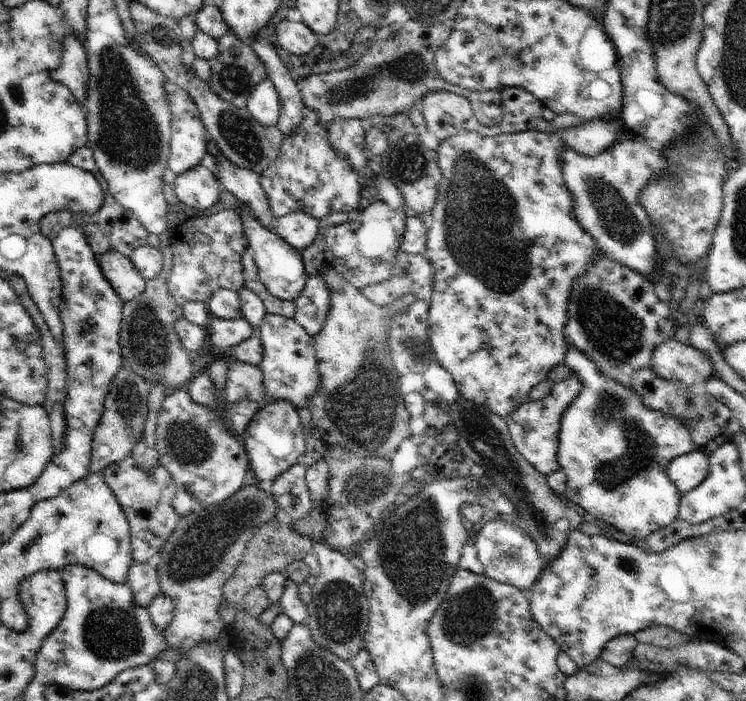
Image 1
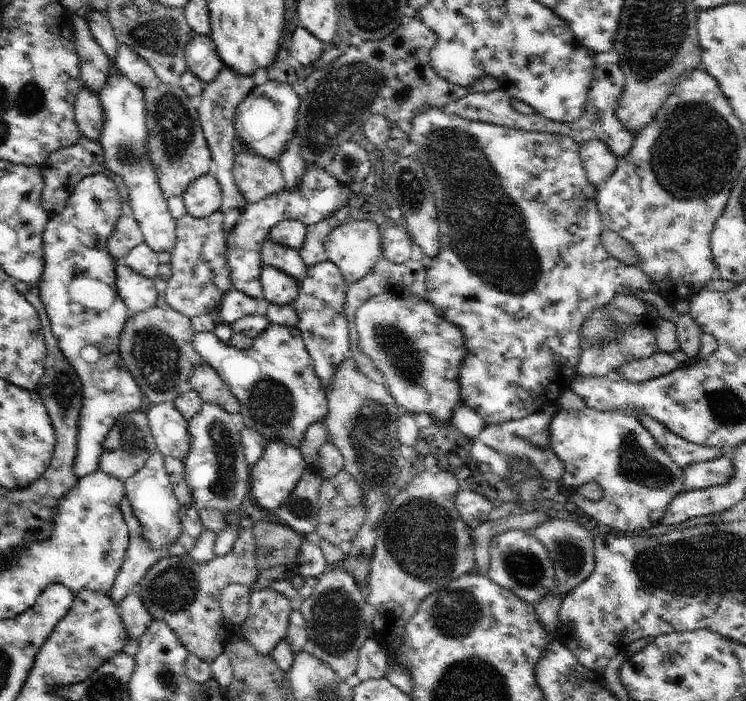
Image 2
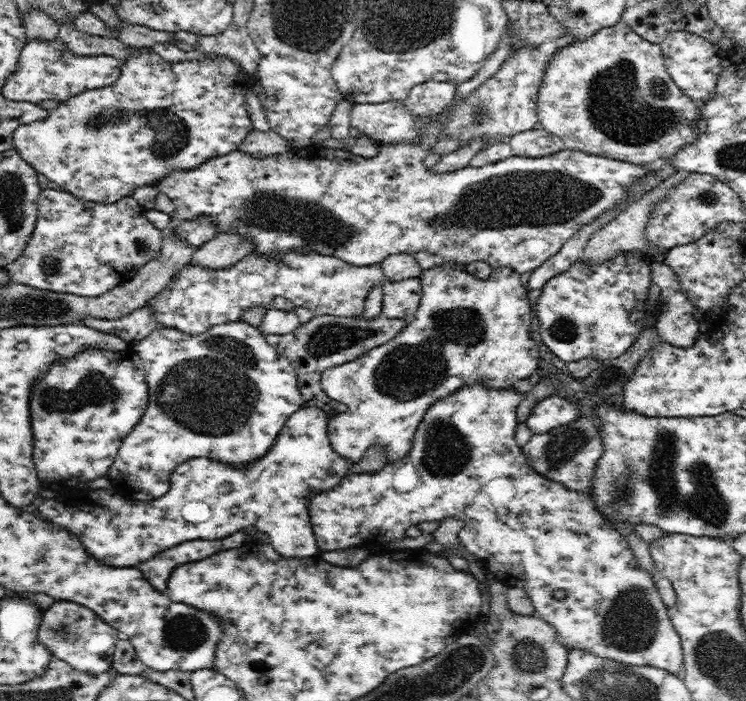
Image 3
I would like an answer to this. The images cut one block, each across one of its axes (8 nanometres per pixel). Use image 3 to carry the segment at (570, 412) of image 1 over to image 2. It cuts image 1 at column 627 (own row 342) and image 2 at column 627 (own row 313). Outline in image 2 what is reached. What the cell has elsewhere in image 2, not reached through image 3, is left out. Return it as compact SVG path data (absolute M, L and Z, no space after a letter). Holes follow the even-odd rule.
M584 407L581 410L565 411L557 408L549 424L549 430L552 452L562 461L565 468L561 478L562 484L568 488L573 501L598 523L623 532L626 530L638 532L658 526L662 524L664 512L668 510L670 502L683 491L684 473L680 466L660 448L656 438L637 418L624 414L622 410L600 412L594 408ZM589 482L596 482L601 488L598 502L586 500L580 494L576 494L580 485Z

